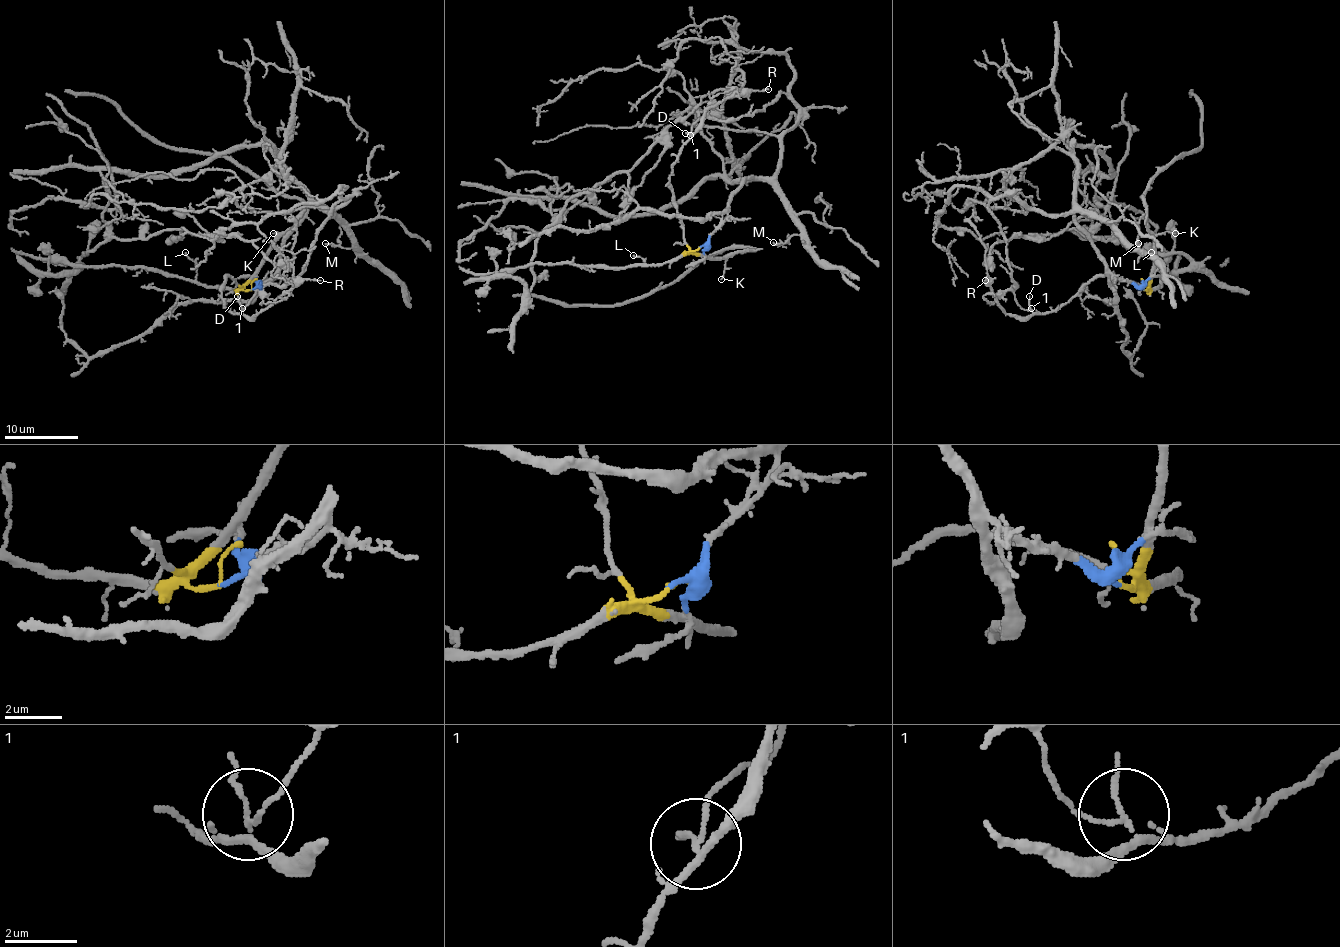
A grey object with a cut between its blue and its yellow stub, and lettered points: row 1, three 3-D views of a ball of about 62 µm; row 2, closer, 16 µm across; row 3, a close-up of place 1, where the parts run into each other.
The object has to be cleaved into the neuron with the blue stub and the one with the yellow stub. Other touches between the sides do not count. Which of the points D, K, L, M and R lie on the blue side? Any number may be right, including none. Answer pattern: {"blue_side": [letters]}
{"blue_side": ["M"]}

